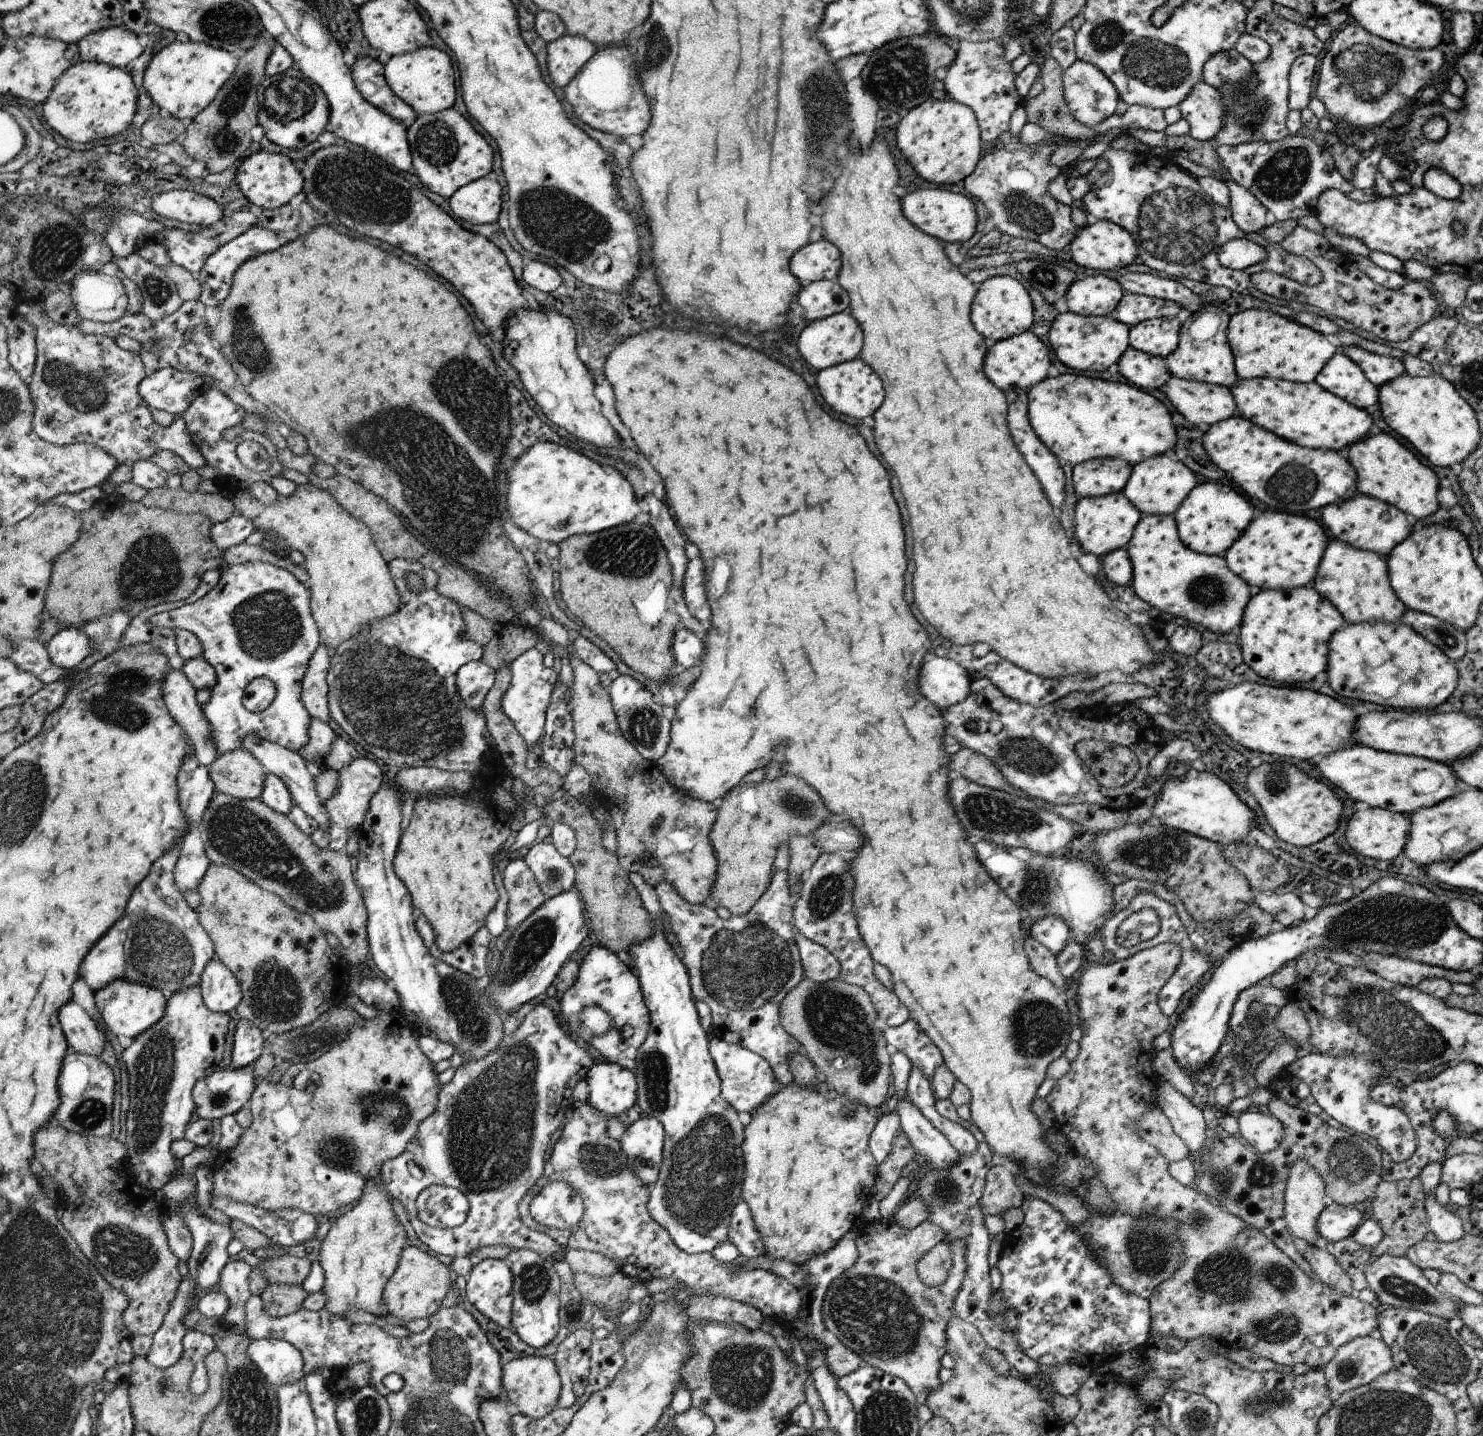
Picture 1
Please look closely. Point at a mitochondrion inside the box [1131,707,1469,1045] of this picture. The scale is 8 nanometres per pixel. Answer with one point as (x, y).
(1405, 923)

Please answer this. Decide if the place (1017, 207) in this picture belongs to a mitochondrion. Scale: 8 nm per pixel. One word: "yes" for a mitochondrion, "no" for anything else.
yes

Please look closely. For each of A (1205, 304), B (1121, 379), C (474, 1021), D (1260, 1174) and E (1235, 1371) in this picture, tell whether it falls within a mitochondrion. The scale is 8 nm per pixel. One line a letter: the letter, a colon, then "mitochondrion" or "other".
A: other
B: other
C: mitochondrion
D: mitochondrion
E: other

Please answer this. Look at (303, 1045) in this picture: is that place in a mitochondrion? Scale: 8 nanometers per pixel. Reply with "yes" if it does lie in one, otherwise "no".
yes

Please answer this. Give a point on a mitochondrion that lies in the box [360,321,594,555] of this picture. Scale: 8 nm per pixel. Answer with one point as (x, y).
(563, 524)

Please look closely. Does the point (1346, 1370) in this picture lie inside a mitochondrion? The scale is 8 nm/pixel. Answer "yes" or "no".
yes

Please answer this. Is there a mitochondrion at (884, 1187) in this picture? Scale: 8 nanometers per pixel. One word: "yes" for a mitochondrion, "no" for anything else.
no

